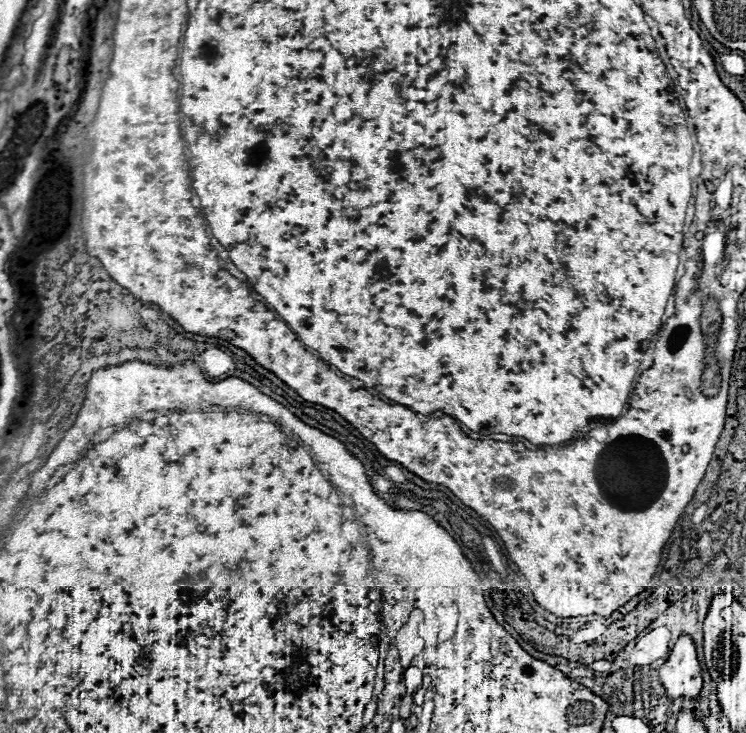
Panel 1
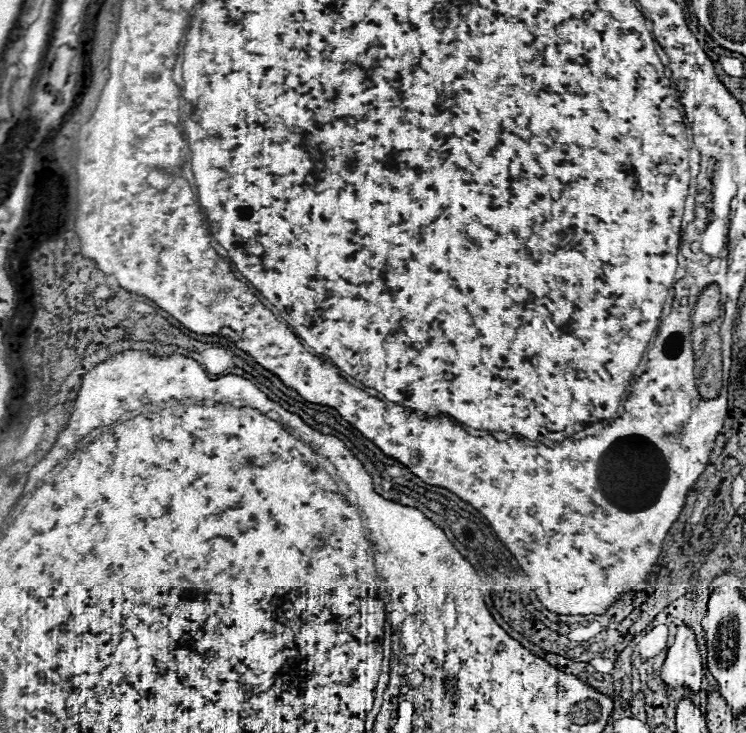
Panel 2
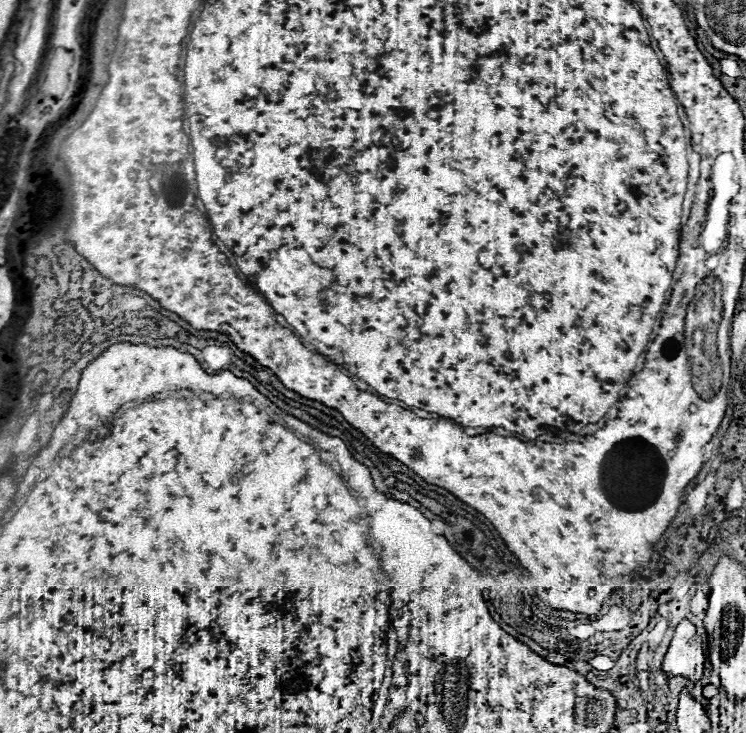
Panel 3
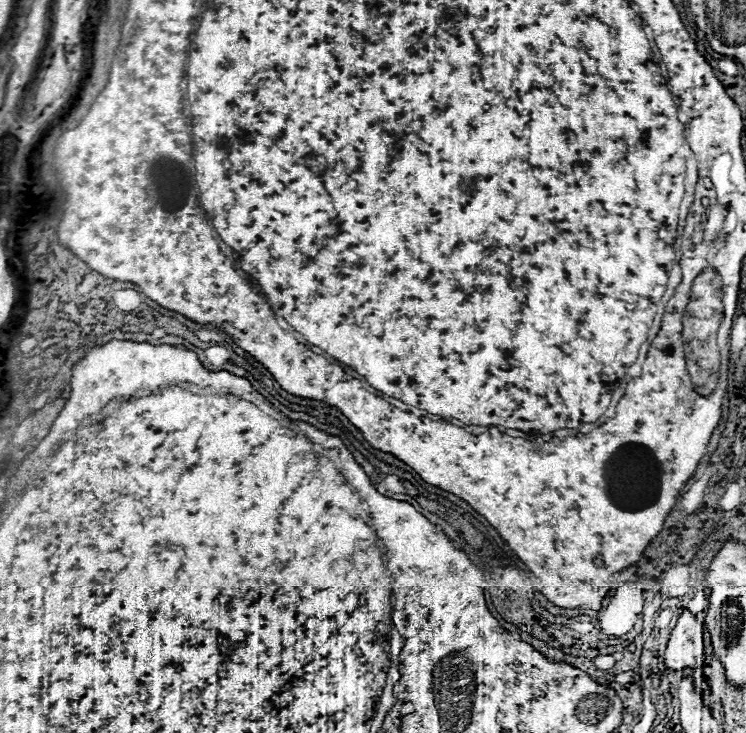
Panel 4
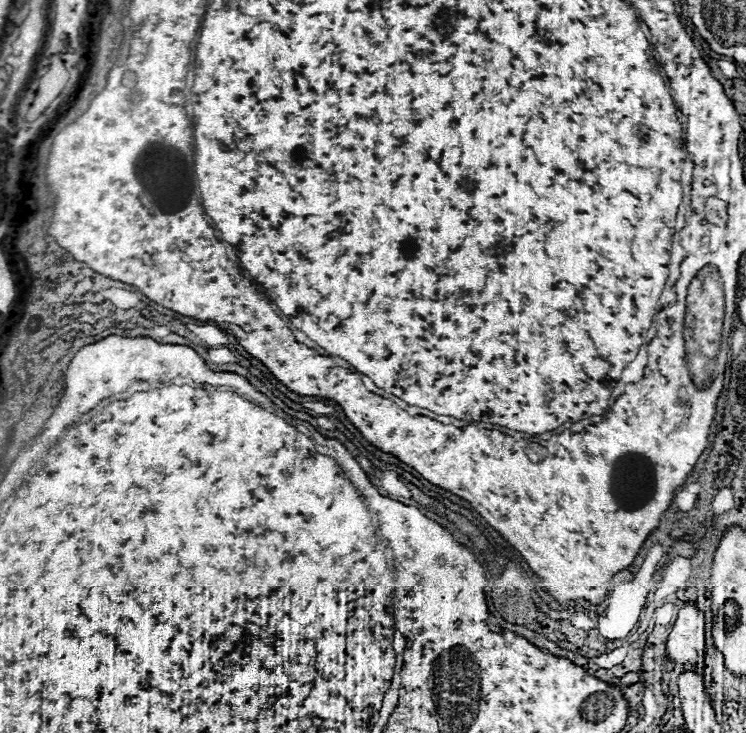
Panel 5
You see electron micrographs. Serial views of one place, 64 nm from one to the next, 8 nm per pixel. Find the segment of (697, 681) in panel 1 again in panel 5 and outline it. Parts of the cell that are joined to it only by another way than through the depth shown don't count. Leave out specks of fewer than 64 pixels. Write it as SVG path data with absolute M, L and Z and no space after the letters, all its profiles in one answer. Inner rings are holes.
M684 606L678 612L678 620L668 636L666 654L674 664L698 664L704 660L704 616L692 606Z

